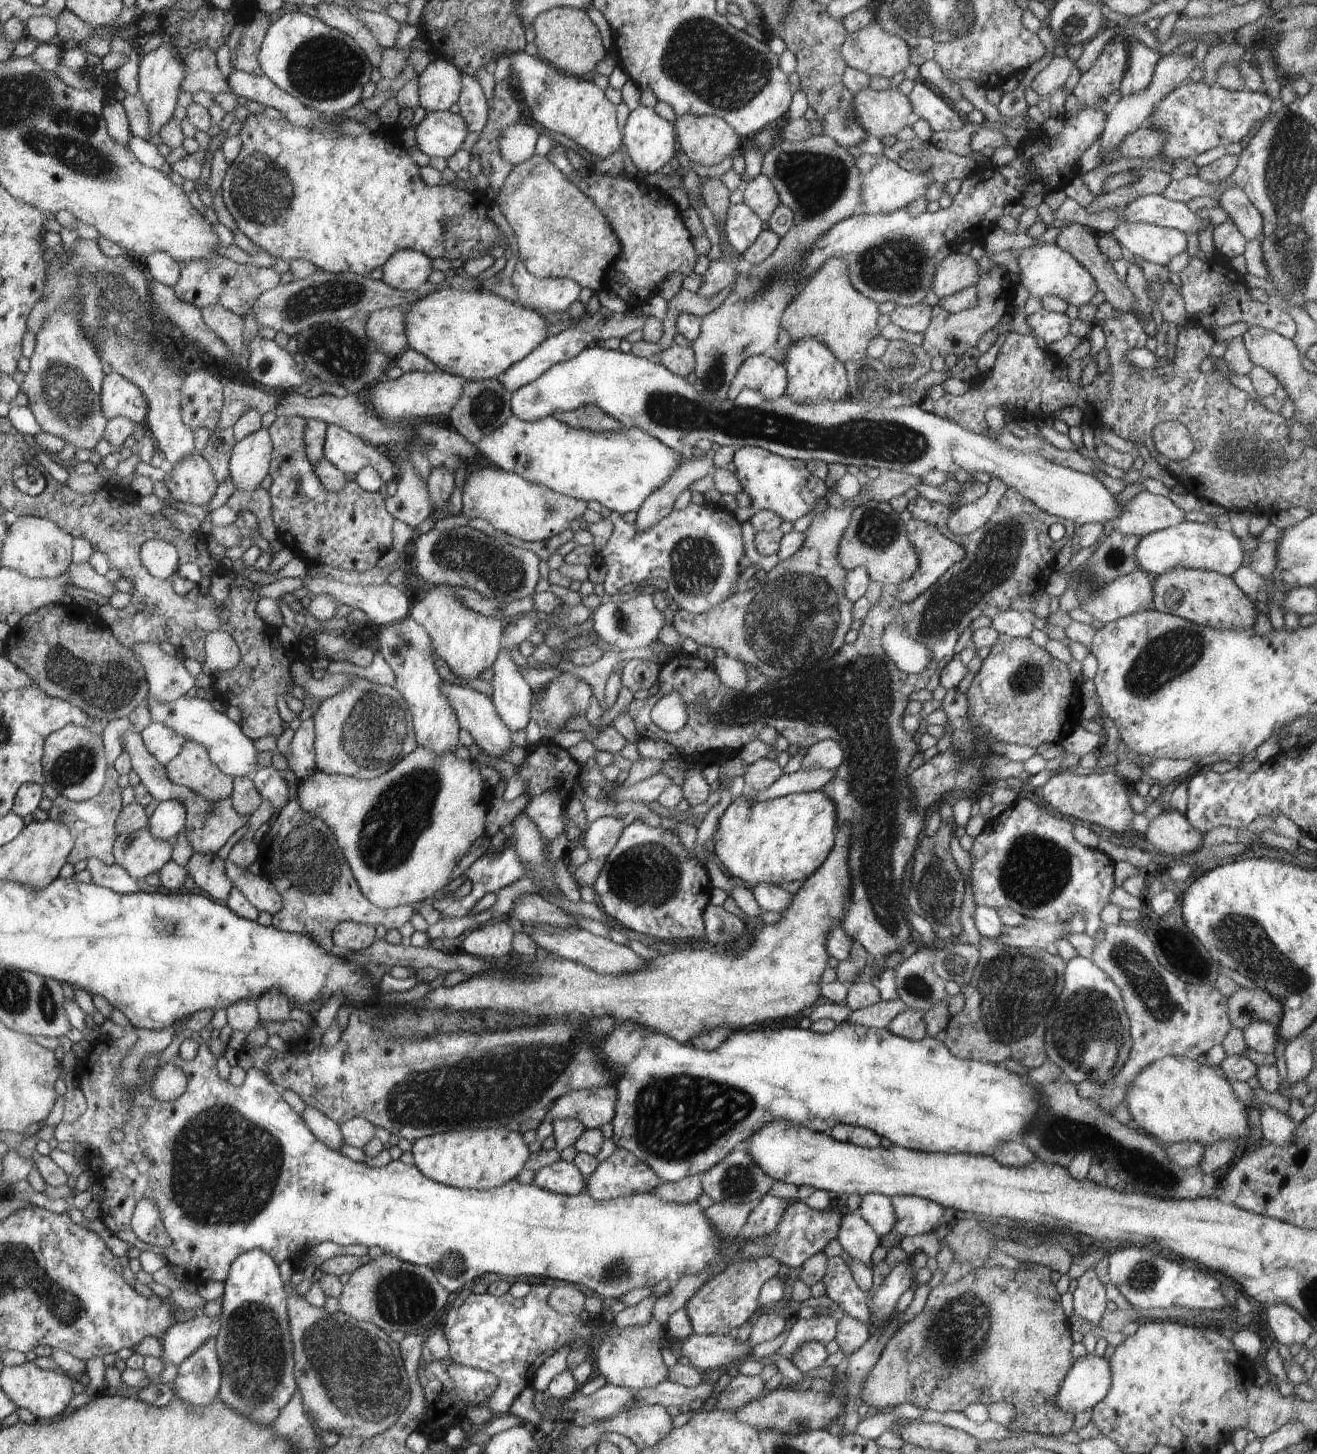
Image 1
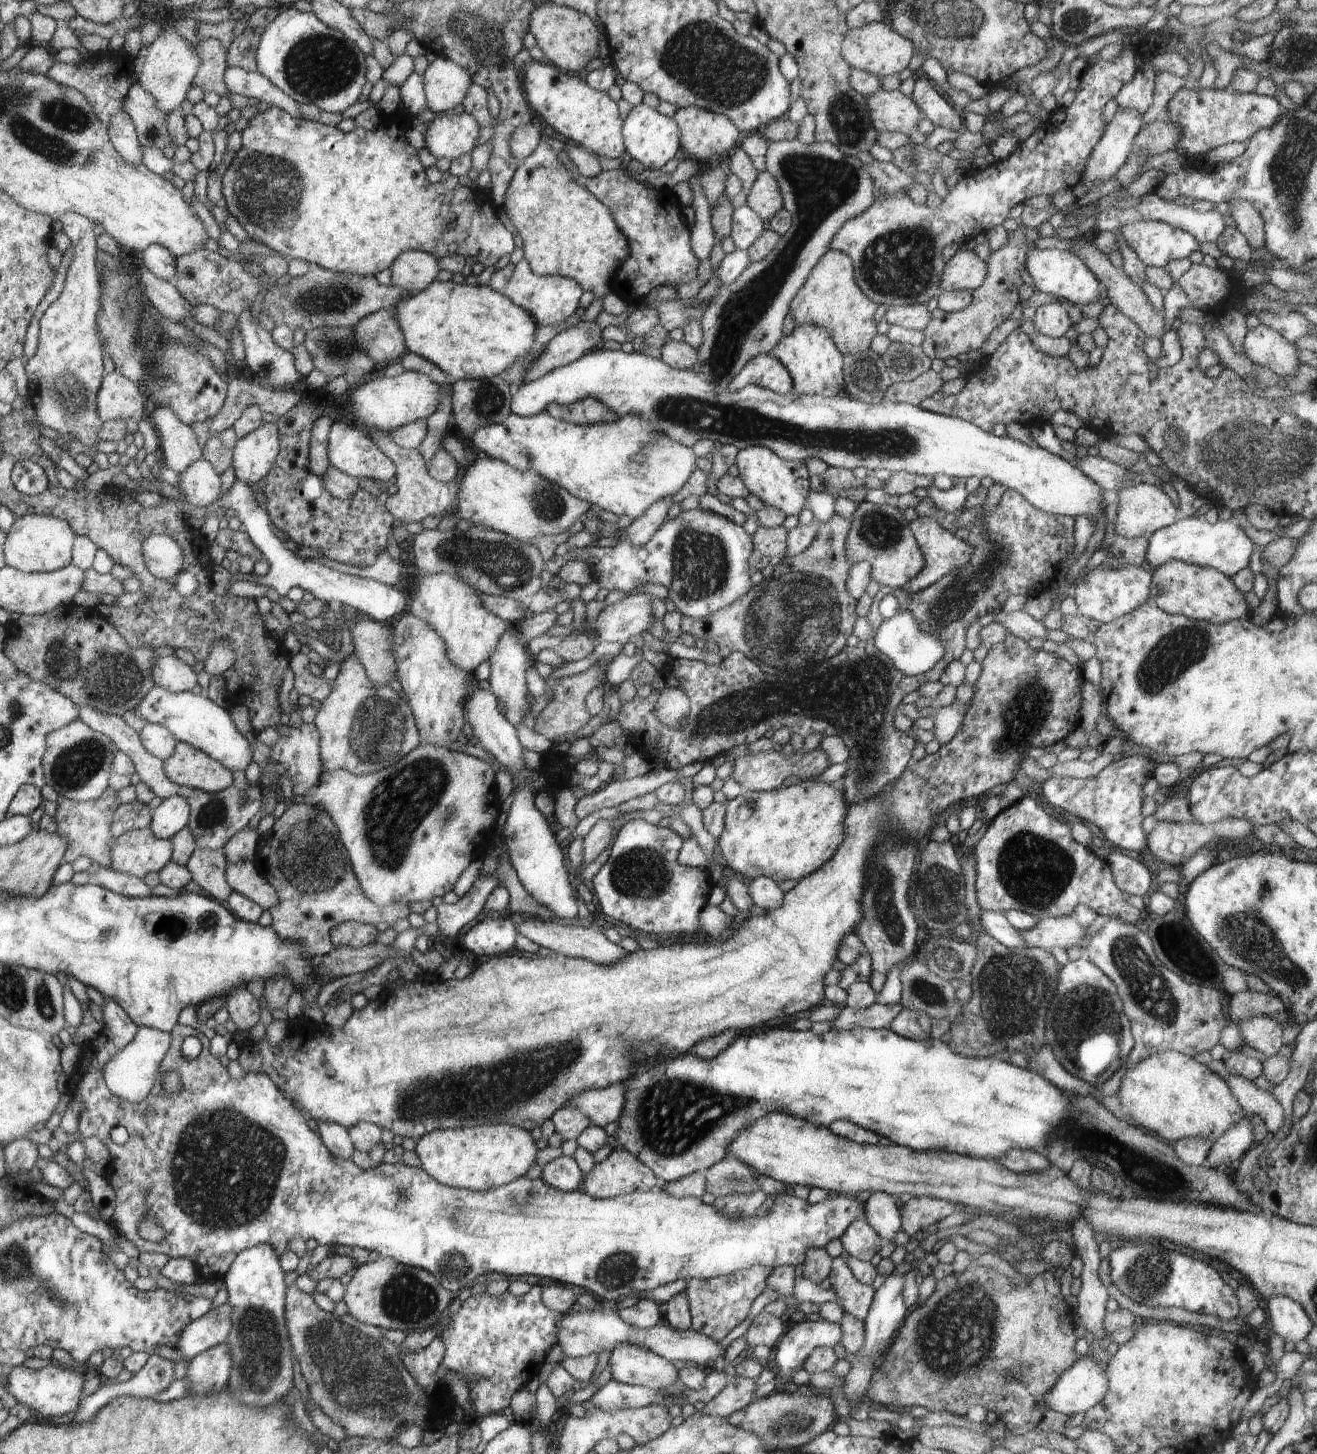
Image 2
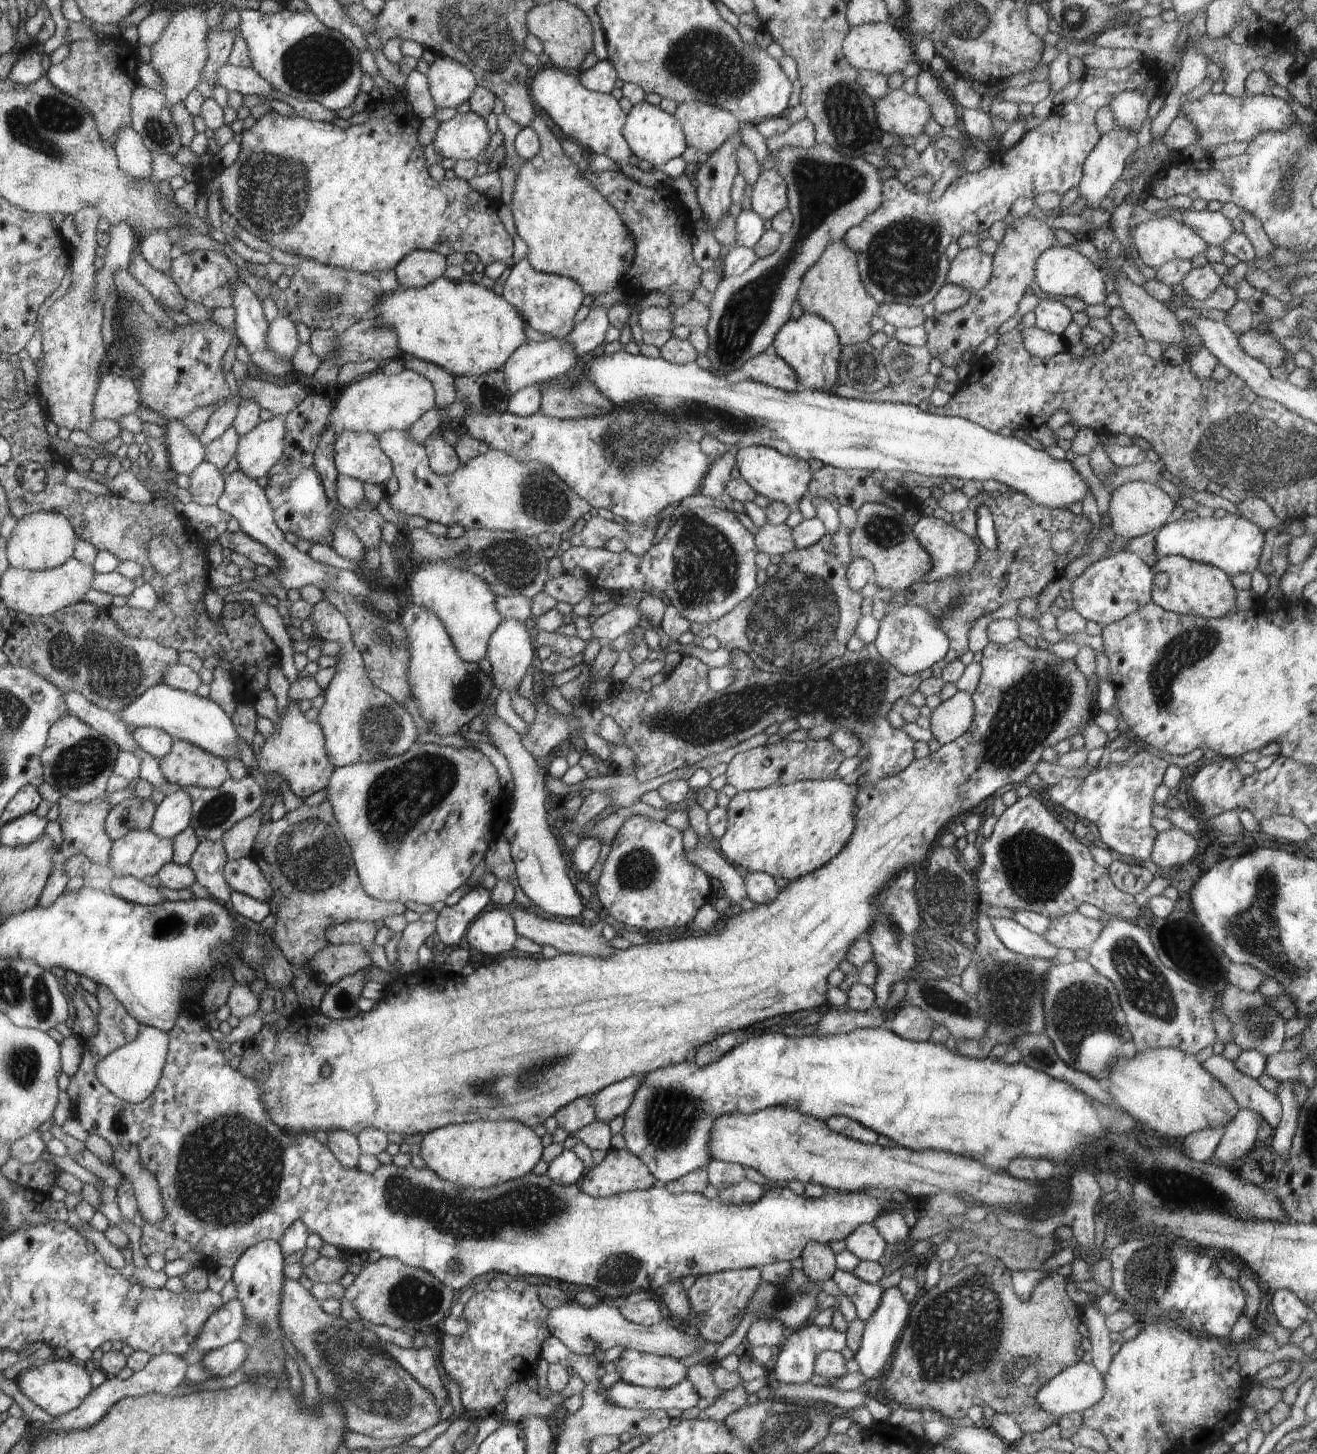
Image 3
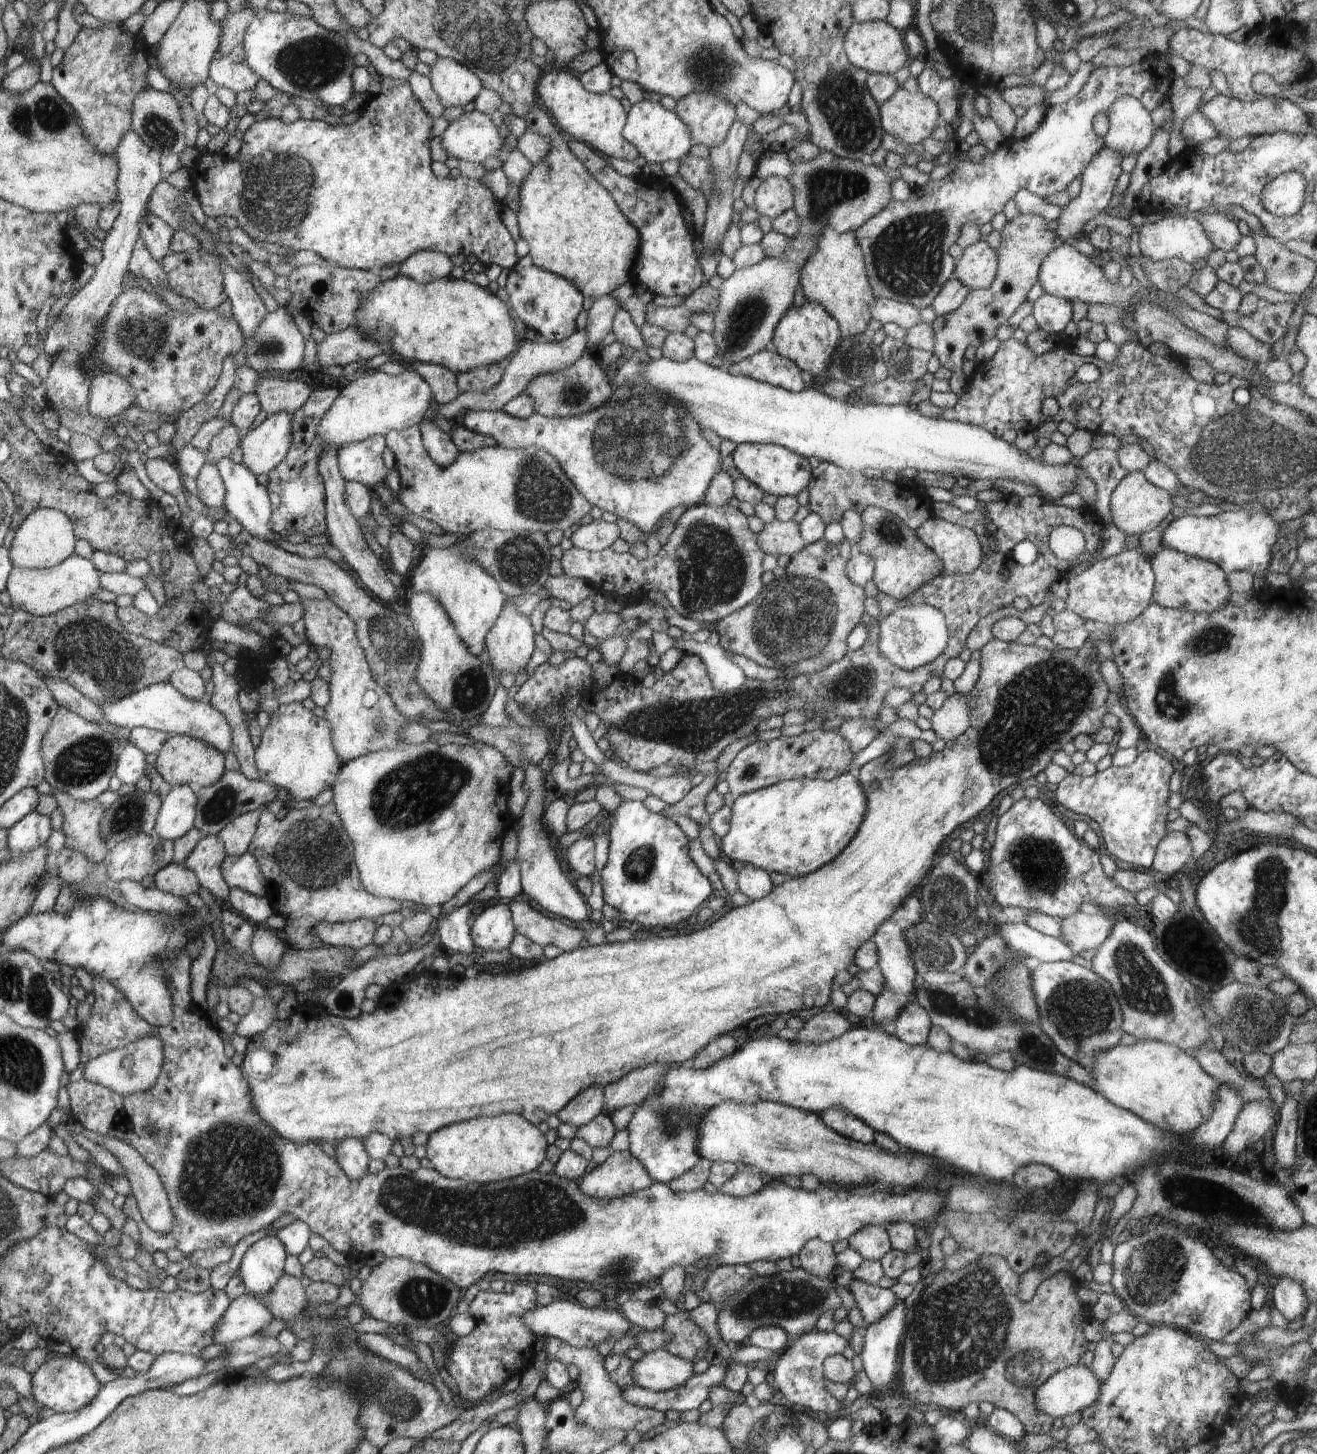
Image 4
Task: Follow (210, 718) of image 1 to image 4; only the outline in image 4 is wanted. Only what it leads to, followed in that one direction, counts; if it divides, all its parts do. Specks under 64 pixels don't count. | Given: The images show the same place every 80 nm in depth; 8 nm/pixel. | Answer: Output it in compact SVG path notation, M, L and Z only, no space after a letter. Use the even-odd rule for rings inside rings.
M169 682L156 683L146 687L142 686L131 695L123 699L110 700L108 703L96 703L104 711L104 718L114 726L148 727L171 735L186 735L208 743L226 754L232 750L233 729L222 711L202 699L195 701L186 698L177 687Z

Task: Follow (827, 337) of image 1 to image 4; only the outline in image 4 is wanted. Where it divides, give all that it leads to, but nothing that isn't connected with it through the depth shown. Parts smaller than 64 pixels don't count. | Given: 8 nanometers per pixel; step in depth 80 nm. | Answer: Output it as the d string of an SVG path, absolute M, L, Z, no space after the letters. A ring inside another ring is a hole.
M826 227L819 240L817 253L801 270L800 285L810 303L820 303L839 324L841 337L847 339L868 332L872 318L870 307L875 302L865 269L865 260L854 231L838 234Z

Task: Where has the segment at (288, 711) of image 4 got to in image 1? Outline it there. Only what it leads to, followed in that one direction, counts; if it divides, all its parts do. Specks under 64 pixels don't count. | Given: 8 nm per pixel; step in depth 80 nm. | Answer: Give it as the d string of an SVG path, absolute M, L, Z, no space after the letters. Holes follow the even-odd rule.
M312 719L301 722L294 733L289 752L287 763L298 782L305 781L317 772L316 727Z

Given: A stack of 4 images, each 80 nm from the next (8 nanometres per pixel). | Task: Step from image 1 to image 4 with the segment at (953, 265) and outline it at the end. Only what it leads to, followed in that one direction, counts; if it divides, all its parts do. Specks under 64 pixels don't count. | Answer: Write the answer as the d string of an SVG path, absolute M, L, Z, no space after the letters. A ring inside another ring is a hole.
M982 238L963 250L962 257L955 262L952 278L971 289L988 288L997 273L998 257L997 250L990 248Z

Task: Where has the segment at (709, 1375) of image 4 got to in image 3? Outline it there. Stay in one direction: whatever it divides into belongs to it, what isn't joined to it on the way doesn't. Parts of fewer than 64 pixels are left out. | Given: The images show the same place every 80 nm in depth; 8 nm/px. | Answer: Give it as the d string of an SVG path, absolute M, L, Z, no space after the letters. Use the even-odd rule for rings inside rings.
M686 1378L669 1389L651 1389L624 1382L614 1383L605 1392L605 1397L613 1404L627 1409L664 1409L680 1408L686 1410L698 1404L700 1395Z

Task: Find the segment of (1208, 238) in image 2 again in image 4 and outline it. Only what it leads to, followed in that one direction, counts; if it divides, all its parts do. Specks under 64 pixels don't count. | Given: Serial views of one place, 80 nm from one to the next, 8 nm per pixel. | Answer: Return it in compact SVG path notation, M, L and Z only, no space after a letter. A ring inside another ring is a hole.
M1205 213L1198 222L1204 227L1207 237L1216 249L1227 252L1235 250L1237 242L1241 239L1237 224L1230 220L1224 213Z

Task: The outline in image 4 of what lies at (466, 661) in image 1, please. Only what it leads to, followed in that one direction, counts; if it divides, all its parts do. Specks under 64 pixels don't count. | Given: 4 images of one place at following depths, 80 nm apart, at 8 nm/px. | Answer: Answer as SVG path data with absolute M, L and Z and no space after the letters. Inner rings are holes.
M460 536L458 542L447 549L437 549L430 547L425 550L421 562L409 576L414 593L429 593L448 611L452 624L456 627L456 632L460 634L462 640L468 644L468 648L474 656L480 656L485 649L485 638L497 624L497 618L501 616L502 609L506 606L508 596L502 592L499 582L474 559L468 558L465 551L460 551L457 544L463 541Z

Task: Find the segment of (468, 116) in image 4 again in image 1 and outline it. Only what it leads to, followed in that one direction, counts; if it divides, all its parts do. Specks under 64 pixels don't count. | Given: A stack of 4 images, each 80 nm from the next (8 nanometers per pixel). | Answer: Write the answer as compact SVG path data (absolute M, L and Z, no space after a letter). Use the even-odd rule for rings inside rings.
M449 110L429 112L415 127L415 146L429 157L446 159L461 148L469 133L465 119Z

